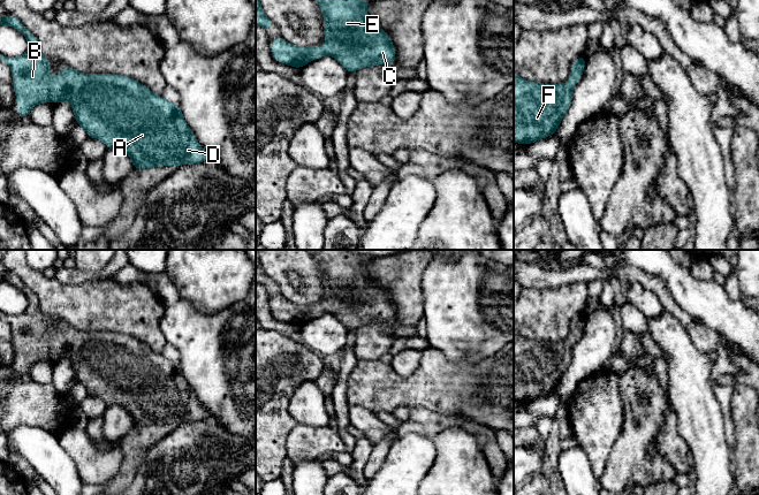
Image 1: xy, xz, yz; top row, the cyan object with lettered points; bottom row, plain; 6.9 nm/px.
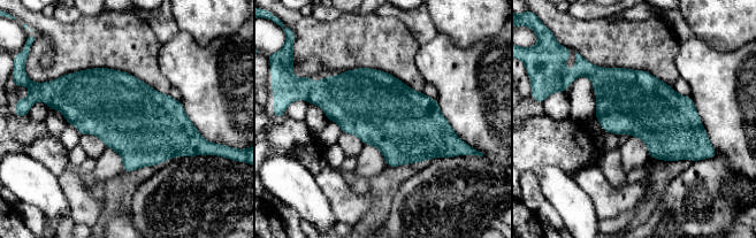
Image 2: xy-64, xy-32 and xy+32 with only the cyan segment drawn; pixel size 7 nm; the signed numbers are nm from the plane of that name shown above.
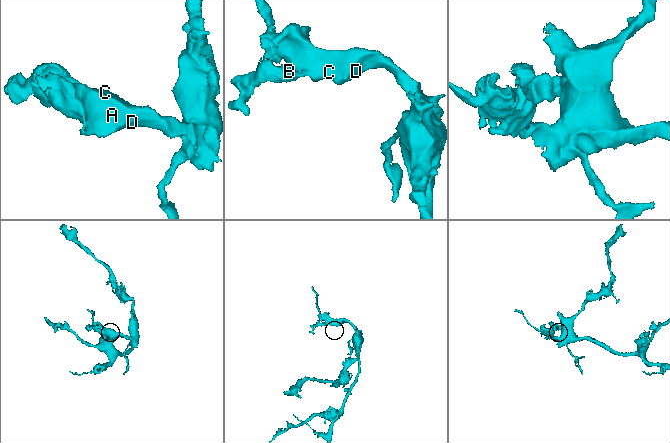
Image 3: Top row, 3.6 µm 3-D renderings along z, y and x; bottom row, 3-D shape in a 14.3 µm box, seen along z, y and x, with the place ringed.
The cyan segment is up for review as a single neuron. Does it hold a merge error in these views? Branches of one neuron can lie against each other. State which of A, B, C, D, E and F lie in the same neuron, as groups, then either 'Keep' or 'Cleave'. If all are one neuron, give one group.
Groups: A B C D E F. Keep

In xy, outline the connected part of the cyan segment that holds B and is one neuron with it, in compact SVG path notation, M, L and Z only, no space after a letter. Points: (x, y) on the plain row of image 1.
M13 273L0 275L0 283L2 282L20 289L29 302L28 309L18 315L8 315L0 311L0 319L6 319L12 327L18 376L28 373L37 361L51 360L53 357L58 363L67 358L75 371L76 382L84 384L88 395L100 397L107 406L123 406L135 427L212 418L212 413L202 406L184 379L179 361L169 360L136 337L121 333L81 332L66 322L61 326L60 336L48 333L50 318L41 313L37 295Z

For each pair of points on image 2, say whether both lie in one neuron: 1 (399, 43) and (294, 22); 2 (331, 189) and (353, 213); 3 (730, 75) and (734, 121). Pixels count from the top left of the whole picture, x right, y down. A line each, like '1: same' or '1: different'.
1: same
2: same
3: same

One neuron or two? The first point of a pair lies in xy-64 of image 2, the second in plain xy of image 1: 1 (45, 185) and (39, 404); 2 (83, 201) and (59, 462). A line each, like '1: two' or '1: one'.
1: two
2: two

